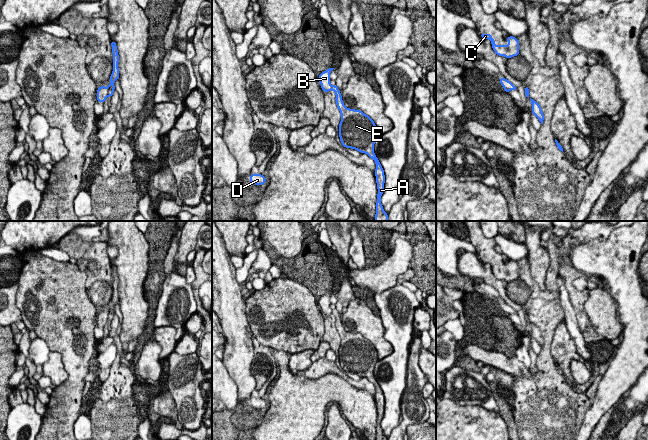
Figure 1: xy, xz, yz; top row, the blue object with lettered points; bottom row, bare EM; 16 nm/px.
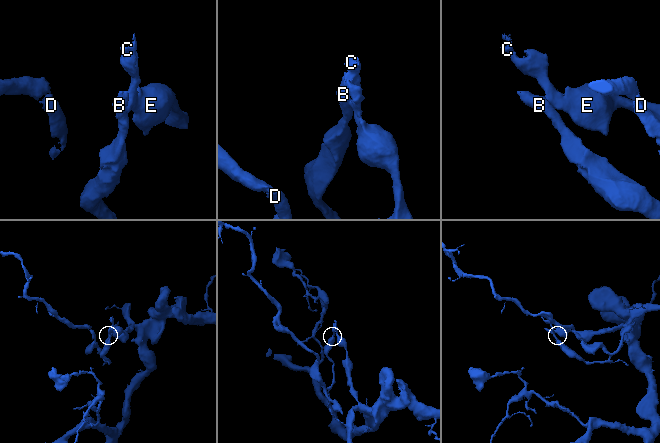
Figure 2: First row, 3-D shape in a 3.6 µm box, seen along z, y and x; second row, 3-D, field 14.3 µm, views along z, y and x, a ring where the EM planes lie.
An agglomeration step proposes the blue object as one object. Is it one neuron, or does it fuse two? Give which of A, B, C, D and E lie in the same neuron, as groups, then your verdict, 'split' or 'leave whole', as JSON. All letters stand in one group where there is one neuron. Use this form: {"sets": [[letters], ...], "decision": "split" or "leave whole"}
{"sets": [["A", "C", "E"], ["B", "D"]], "decision": "split"}

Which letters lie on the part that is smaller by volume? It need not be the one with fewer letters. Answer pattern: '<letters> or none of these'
B, D

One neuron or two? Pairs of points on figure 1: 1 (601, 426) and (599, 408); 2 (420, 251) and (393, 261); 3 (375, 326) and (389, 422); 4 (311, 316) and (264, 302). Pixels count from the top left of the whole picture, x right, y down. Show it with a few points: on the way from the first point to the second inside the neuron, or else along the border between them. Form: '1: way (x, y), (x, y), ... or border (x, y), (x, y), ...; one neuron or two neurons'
1: border (617, 402), (600, 418), (592, 429); two neurons
2: border (406, 238), (413, 249), (413, 257), (410, 263); two neurons
3: border (383, 336), (392, 346), (392, 352), (379, 360); two neurons
4: way (299, 309), (276, 308); one neuron

